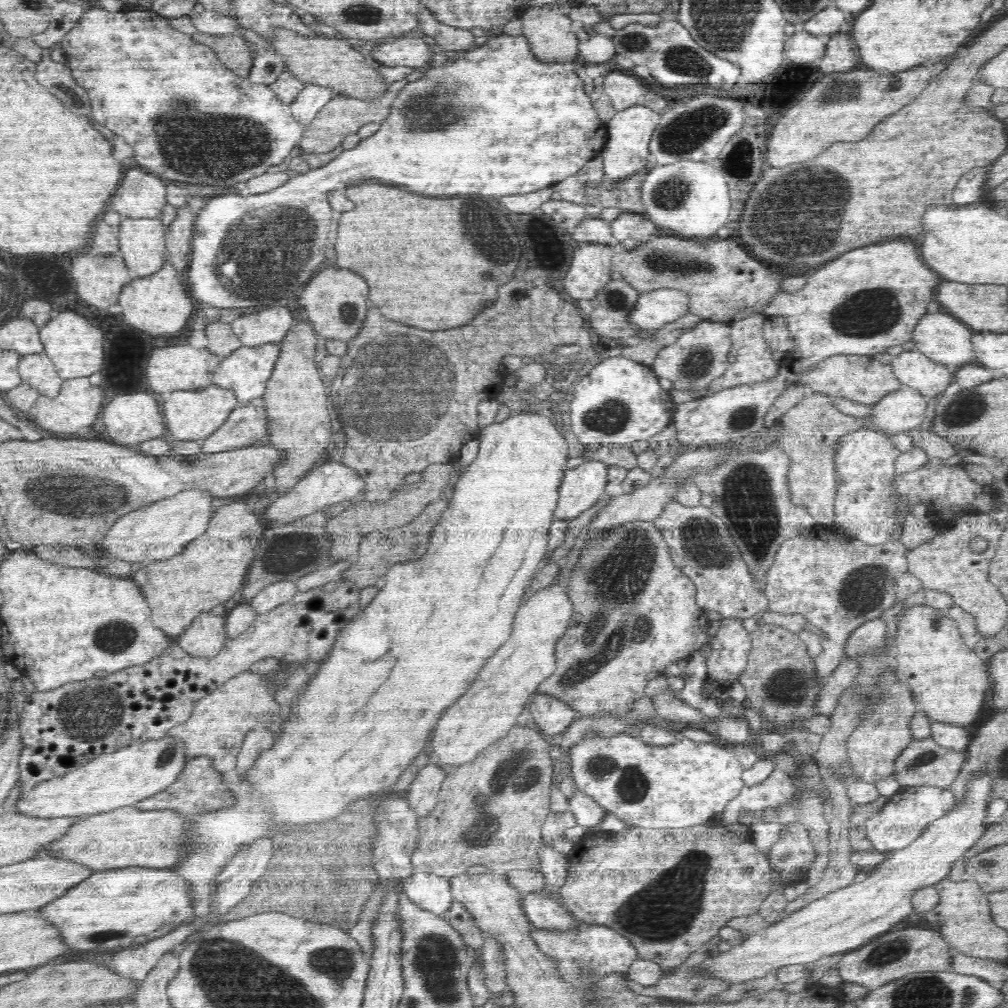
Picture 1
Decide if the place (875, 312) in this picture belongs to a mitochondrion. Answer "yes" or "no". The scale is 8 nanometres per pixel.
yes

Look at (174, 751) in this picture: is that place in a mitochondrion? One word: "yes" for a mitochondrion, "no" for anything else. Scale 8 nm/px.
yes

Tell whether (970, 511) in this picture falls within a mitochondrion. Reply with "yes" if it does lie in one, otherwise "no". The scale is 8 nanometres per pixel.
no

